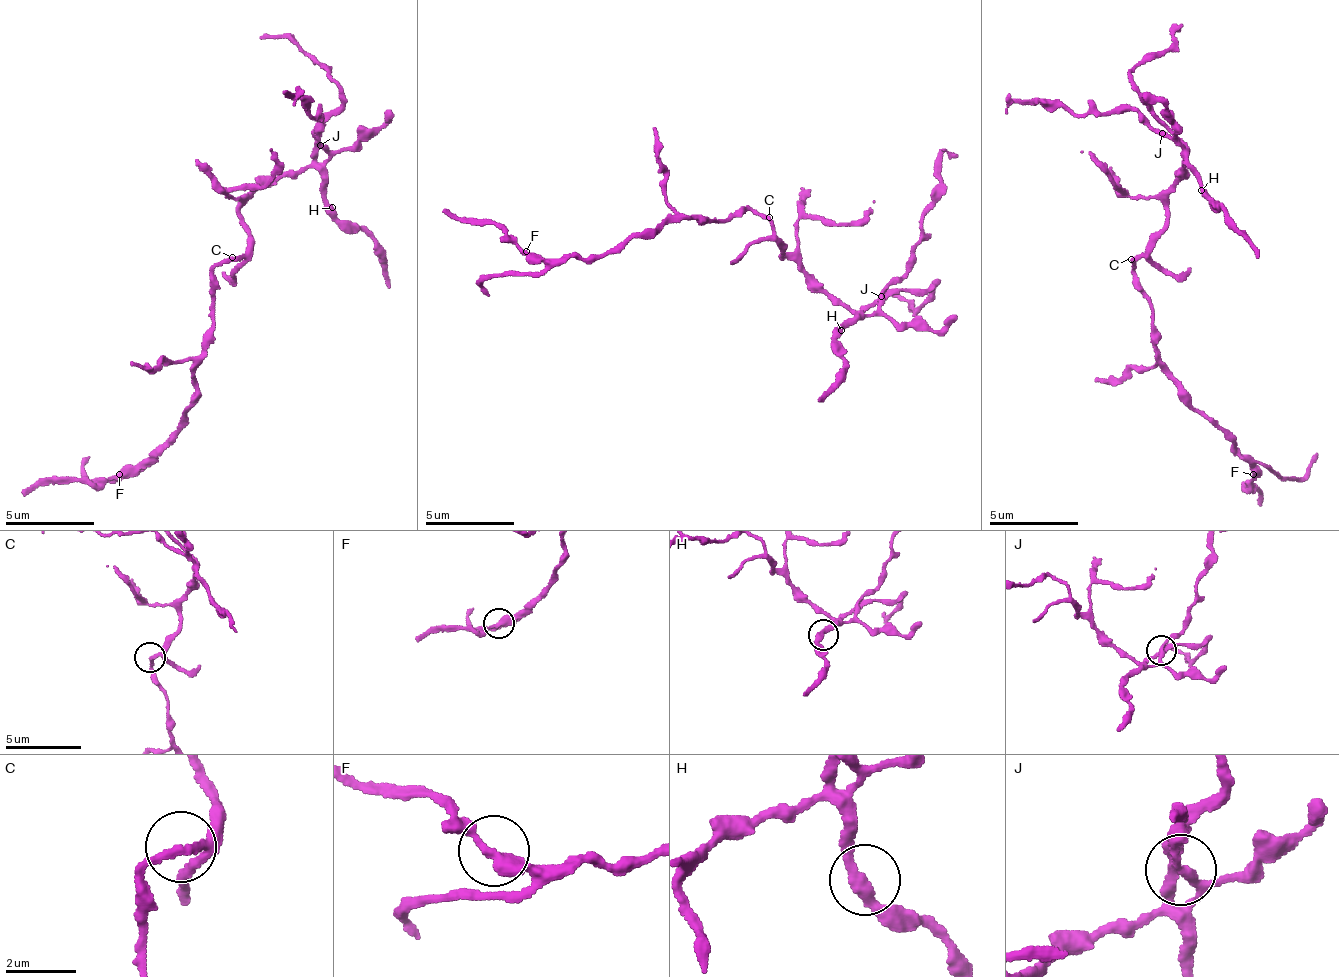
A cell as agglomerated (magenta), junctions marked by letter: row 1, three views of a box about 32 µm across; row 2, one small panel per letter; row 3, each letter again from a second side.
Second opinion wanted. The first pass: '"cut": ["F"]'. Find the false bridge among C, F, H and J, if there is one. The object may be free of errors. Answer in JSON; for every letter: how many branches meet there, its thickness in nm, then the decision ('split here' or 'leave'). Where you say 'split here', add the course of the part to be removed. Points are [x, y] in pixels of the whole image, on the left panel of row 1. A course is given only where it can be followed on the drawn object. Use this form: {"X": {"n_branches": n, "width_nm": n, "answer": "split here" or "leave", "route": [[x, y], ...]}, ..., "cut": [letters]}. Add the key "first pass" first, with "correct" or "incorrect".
{"first pass": "incorrect", "C": {"n_branches": 2, "width_nm": 190, "answer": "leave"}, "F": {"n_branches": 2, "width_nm": 340, "answer": "leave"}, "H": {"n_branches": 2, "width_nm": 280, "answer": "leave"}, "J": {"n_branches": 2, "width_nm": 220, "answer": "leave"}, "cut": []}

